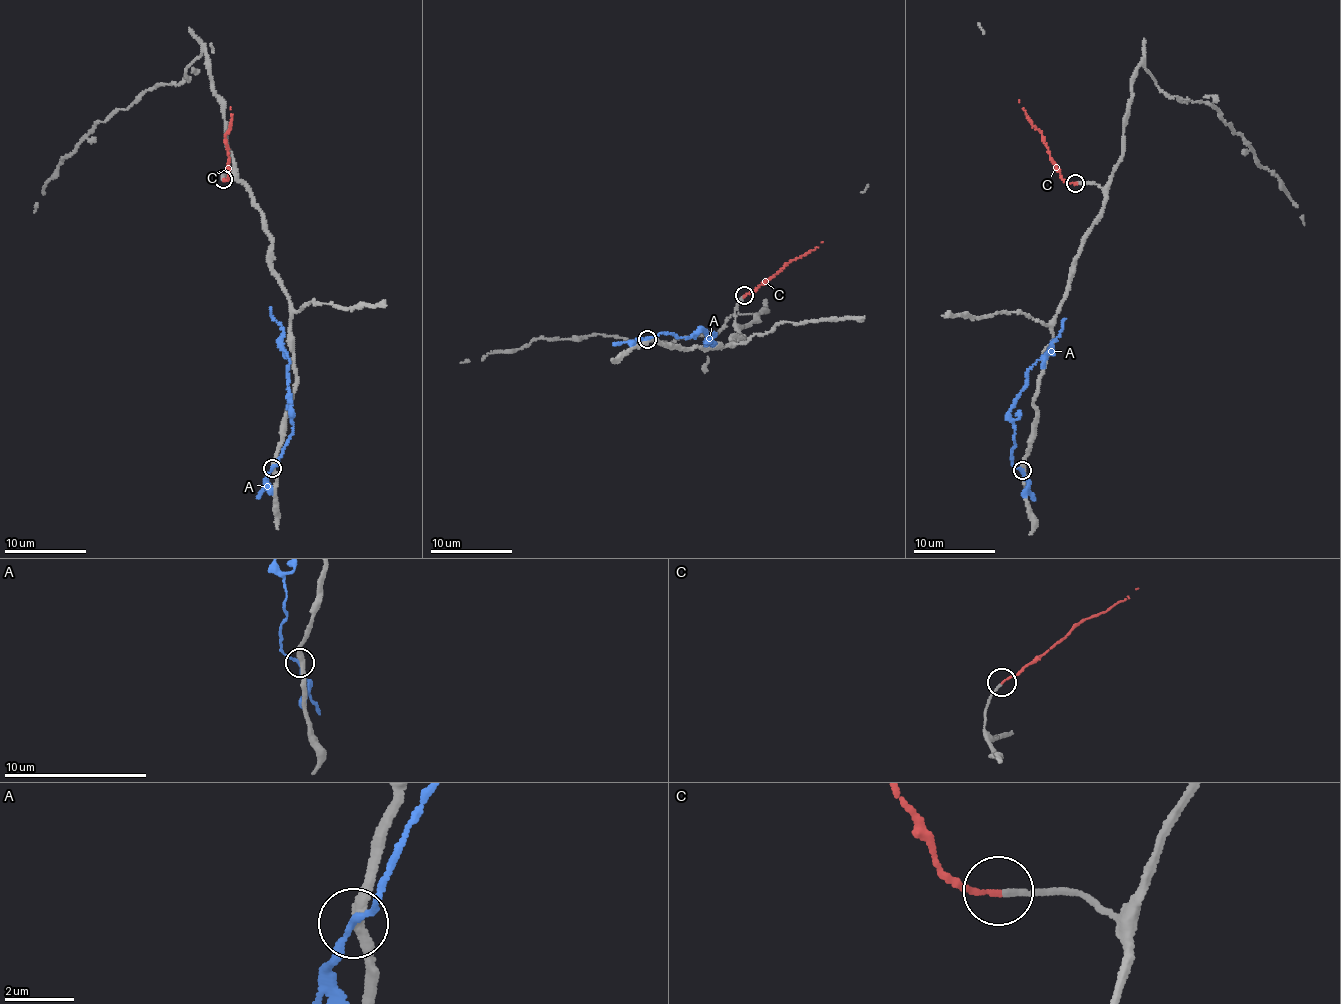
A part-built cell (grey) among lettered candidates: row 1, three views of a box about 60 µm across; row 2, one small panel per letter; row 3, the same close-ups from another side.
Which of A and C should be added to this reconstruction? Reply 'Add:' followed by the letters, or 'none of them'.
Add: C

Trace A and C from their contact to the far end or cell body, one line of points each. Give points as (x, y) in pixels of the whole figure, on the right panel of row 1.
A: (1023, 471), (1012, 464), (1014, 437), (1010, 413), (1014, 399), (1025, 386), (1027, 371), (1046, 353), (1066, 318)
C: (1075, 182), (1061, 177), (1051, 159), (1044, 136), (1019, 99)

